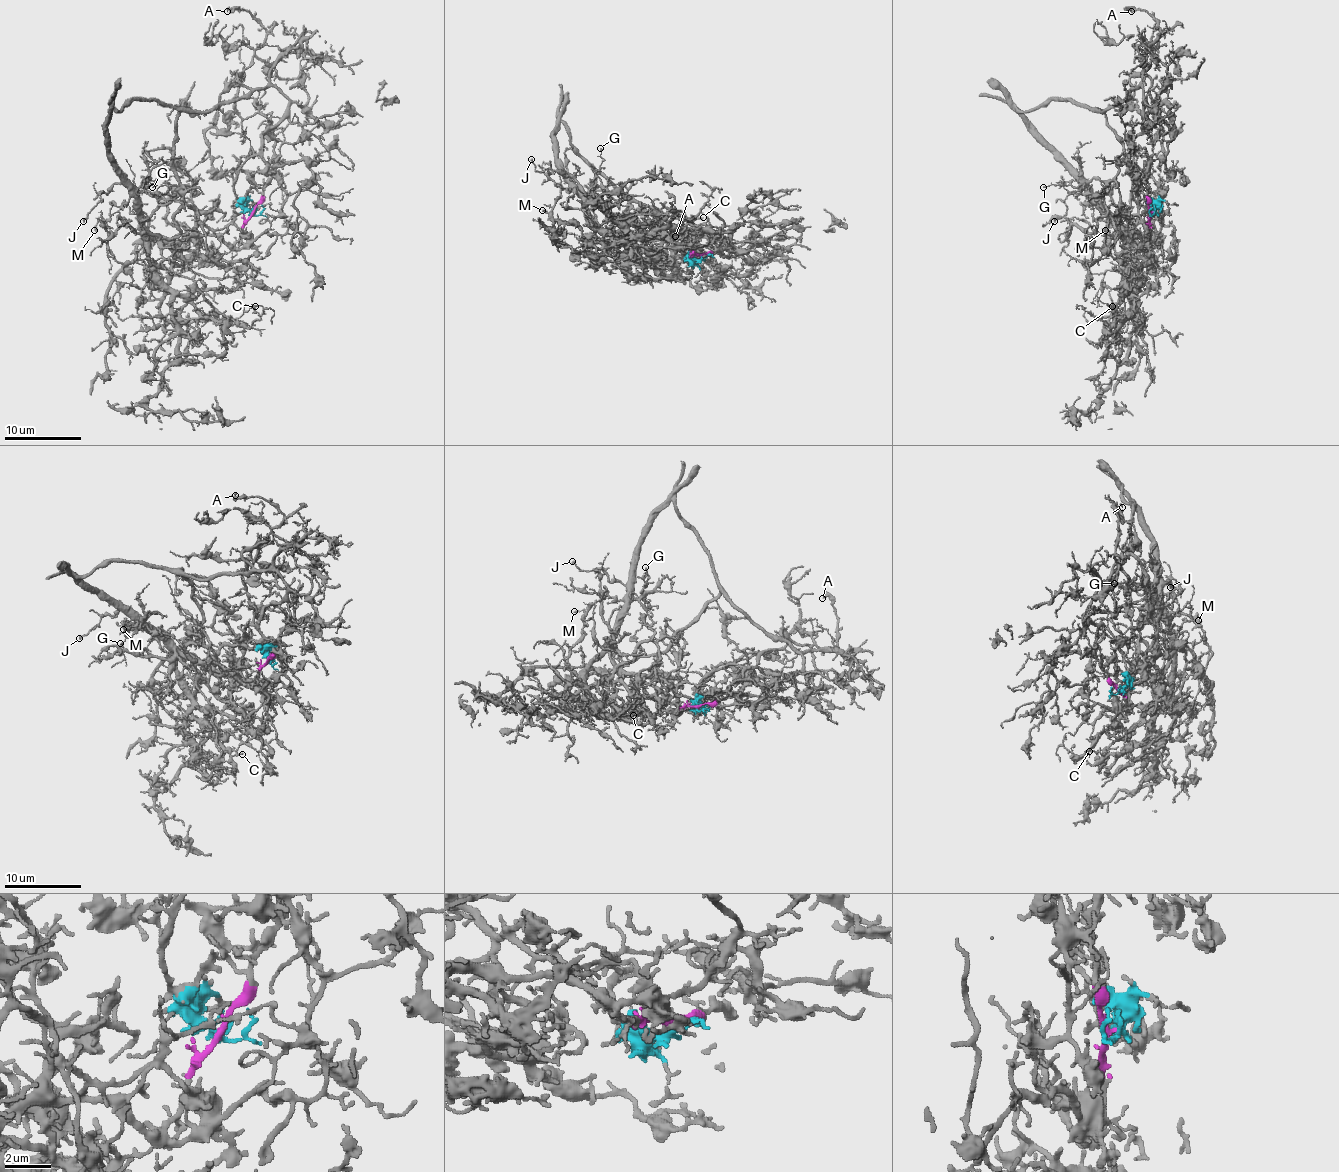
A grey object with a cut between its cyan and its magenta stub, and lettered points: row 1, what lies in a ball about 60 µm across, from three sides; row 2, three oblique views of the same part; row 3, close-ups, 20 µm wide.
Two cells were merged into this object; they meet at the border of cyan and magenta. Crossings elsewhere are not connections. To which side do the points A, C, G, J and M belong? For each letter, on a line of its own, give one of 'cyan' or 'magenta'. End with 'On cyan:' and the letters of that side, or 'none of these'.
A: cyan
C: magenta
G: magenta
J: magenta
M: cyan
On cyan: A, M

